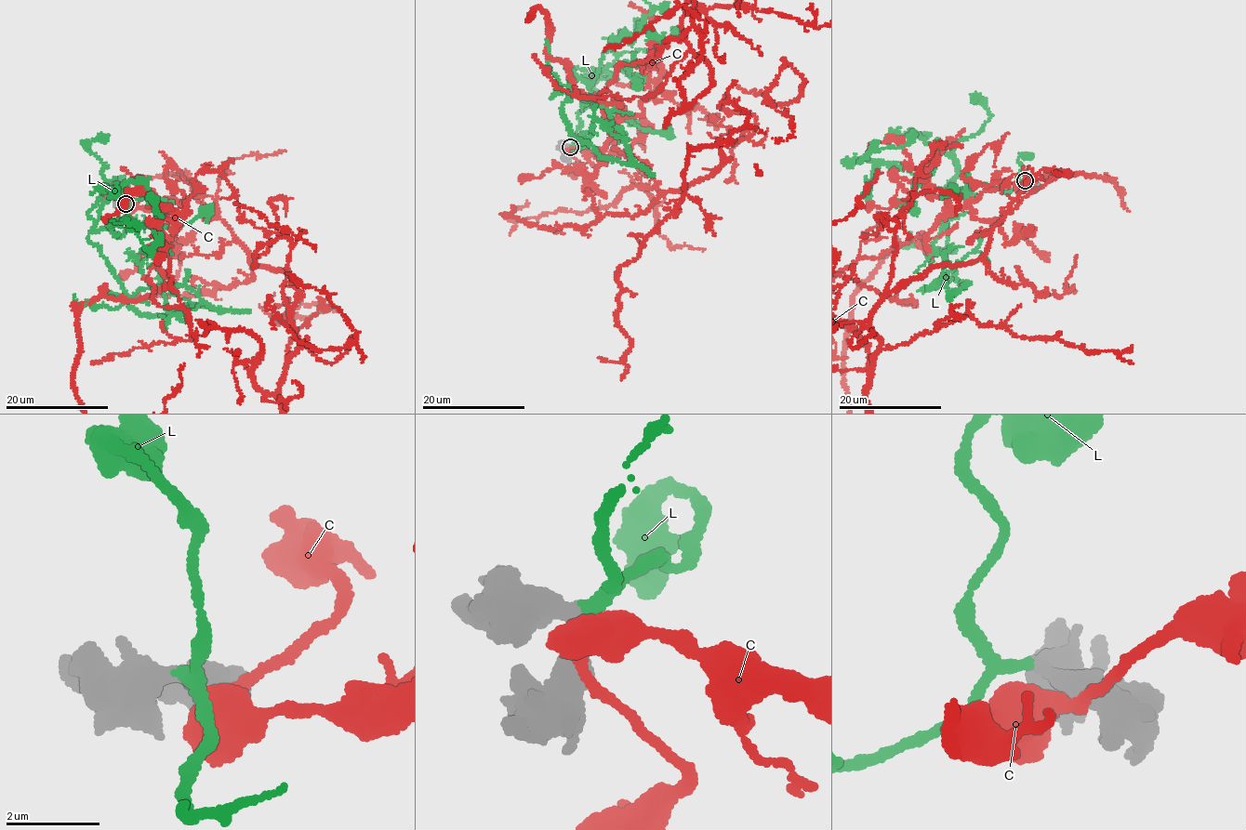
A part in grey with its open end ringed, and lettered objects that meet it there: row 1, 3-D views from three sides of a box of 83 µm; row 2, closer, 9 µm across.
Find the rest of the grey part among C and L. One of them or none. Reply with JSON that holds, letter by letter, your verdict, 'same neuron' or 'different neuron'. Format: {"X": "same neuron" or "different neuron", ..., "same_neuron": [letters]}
{"C": "different neuron", "L": "same neuron", "same_neuron": ["L"]}

